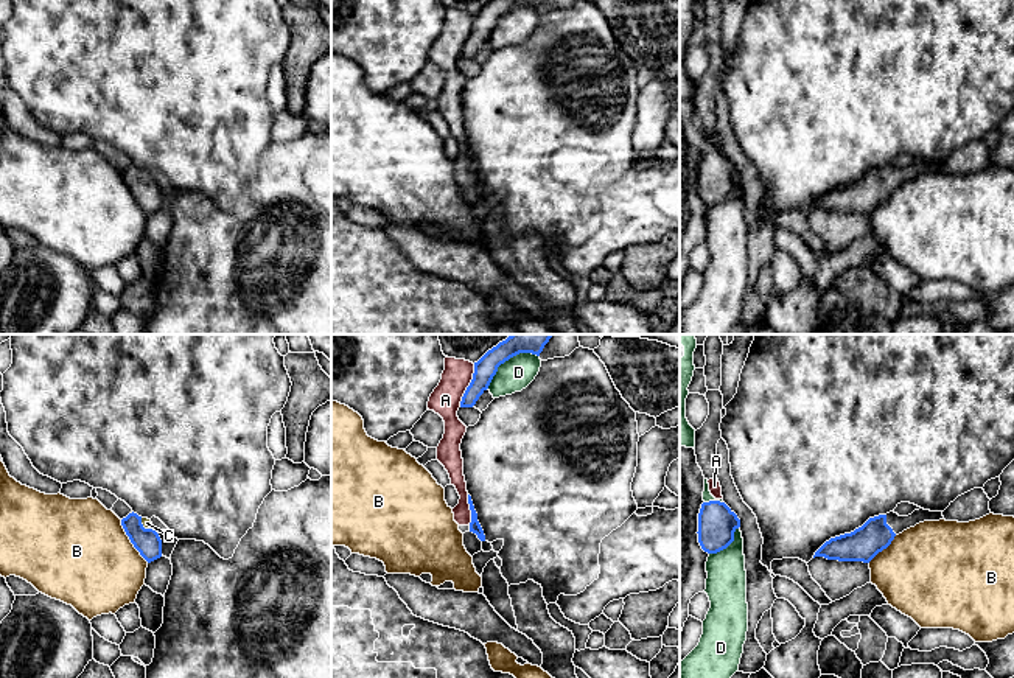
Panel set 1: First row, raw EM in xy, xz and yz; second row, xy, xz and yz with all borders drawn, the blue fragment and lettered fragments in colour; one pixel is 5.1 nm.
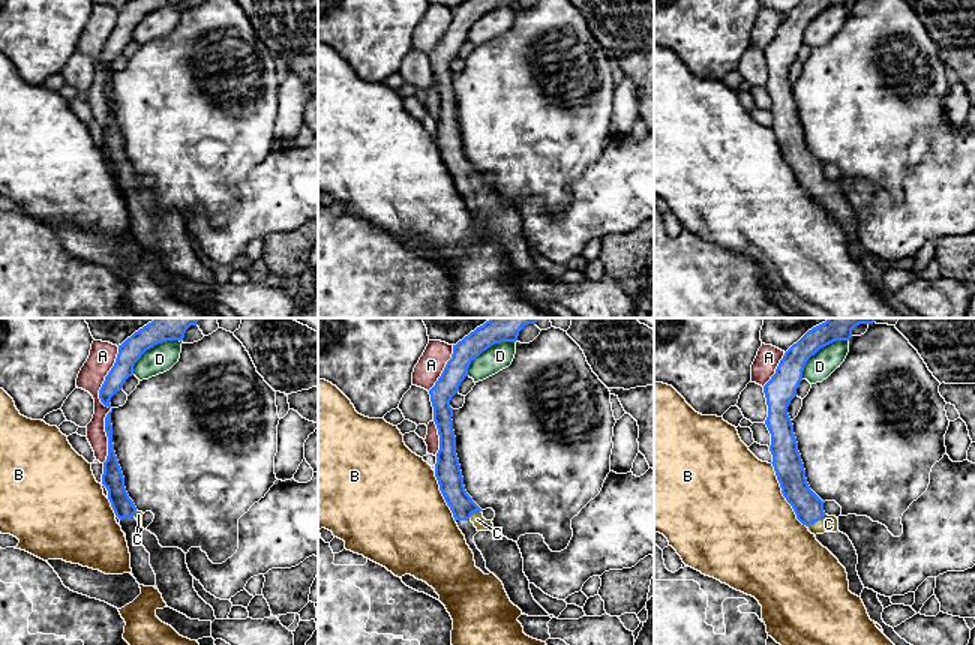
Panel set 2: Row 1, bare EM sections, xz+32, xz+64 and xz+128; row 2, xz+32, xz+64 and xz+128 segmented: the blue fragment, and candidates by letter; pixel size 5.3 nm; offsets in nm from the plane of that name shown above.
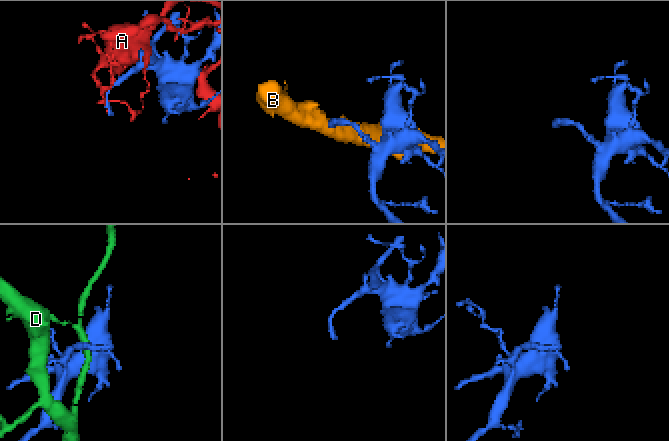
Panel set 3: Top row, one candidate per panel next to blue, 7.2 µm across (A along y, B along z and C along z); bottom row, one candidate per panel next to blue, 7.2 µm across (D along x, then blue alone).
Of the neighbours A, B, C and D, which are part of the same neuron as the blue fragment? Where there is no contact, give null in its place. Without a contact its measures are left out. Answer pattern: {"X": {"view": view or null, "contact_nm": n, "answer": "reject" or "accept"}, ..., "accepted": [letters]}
{"A": {"view": "xz", "contact_nm": 240, "answer": "reject"}, "B": {"view": "xy", "contact_nm": 260, "answer": "reject"}, "C": {"view": "xy", "contact_nm": 90, "answer": "accept"}, "D": {"view": "xz", "contact_nm": 320, "answer": "reject"}, "accepted": ["C"]}

